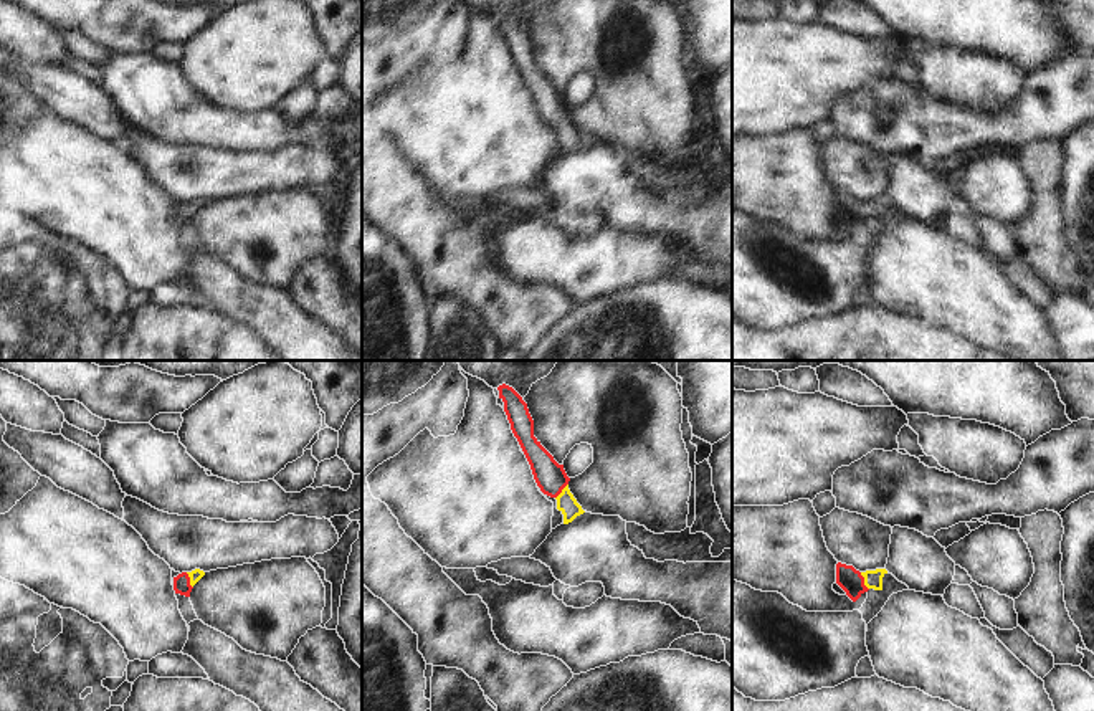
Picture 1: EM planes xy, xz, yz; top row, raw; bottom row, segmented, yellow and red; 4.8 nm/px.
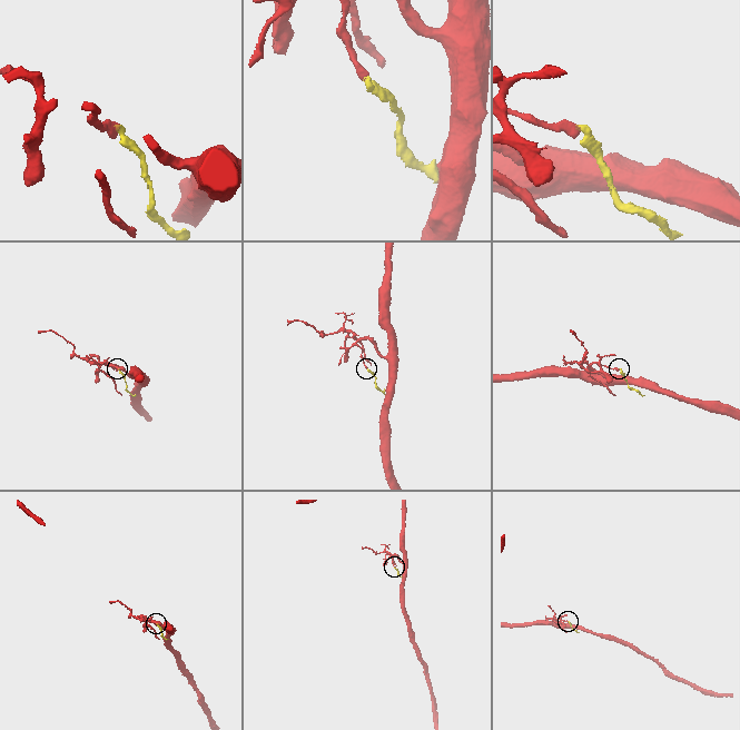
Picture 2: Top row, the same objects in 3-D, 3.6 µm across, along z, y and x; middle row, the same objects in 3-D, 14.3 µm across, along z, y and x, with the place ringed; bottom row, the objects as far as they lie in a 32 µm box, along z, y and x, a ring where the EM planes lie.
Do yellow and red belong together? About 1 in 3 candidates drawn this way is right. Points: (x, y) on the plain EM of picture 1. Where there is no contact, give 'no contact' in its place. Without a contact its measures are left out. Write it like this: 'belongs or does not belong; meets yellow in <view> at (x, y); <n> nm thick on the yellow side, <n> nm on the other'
belongs; meets yellow in yz at (865, 210); 100 nm thick on the yellow side, 120 nm on the other

